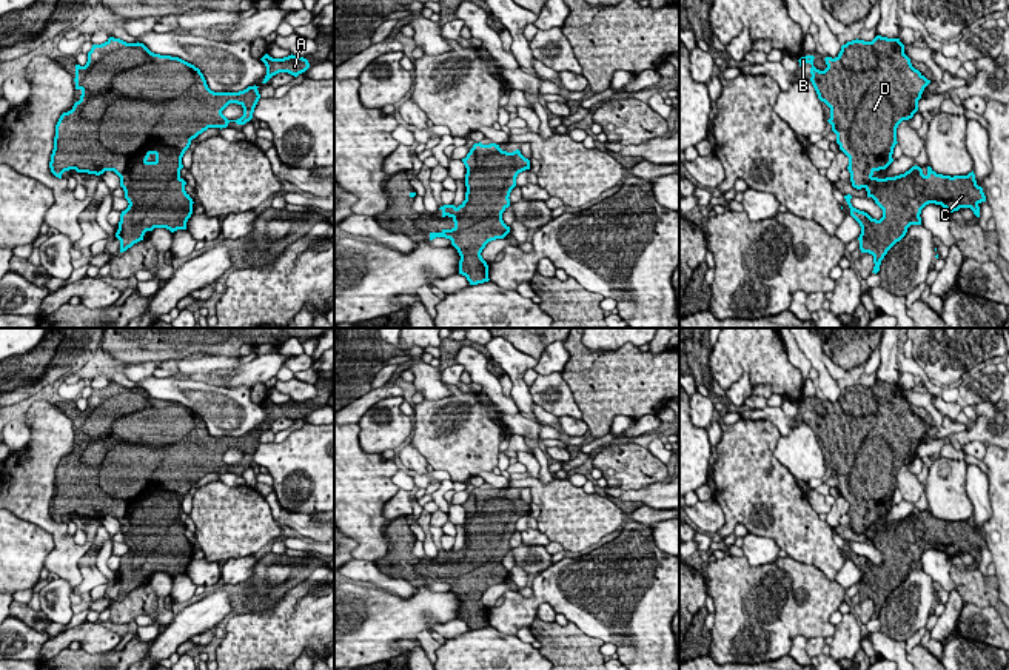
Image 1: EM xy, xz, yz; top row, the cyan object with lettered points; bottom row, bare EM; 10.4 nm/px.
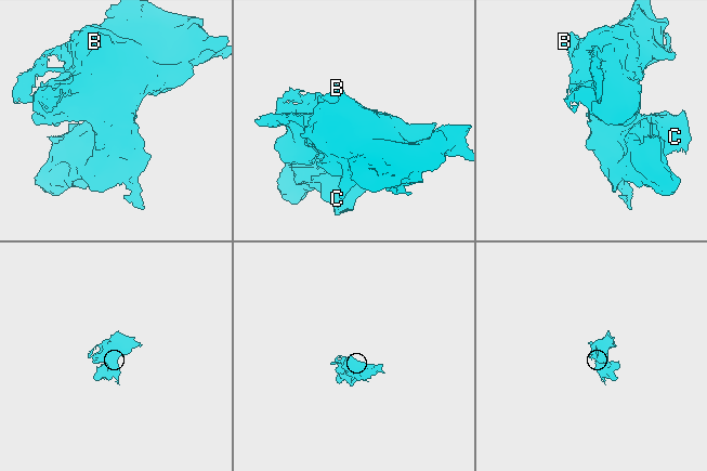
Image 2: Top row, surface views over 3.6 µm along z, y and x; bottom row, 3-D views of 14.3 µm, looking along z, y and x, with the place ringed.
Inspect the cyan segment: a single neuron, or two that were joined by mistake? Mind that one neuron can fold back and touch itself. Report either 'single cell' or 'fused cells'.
fused cells

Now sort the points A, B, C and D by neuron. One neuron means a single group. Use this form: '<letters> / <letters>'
A B D / C

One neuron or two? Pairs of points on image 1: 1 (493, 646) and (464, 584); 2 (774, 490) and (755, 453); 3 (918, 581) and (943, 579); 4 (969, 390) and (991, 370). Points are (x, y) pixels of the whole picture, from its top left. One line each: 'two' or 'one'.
1: two
2: one
3: two
4: one

